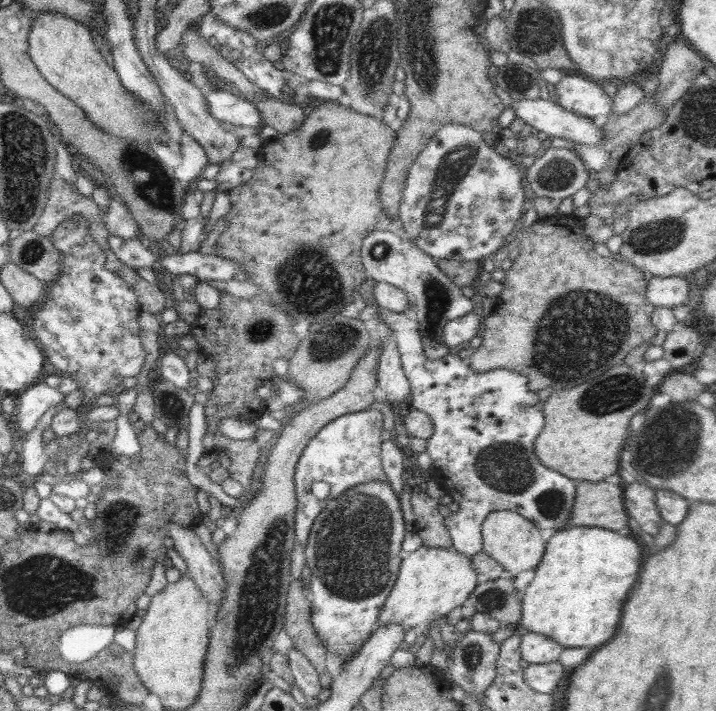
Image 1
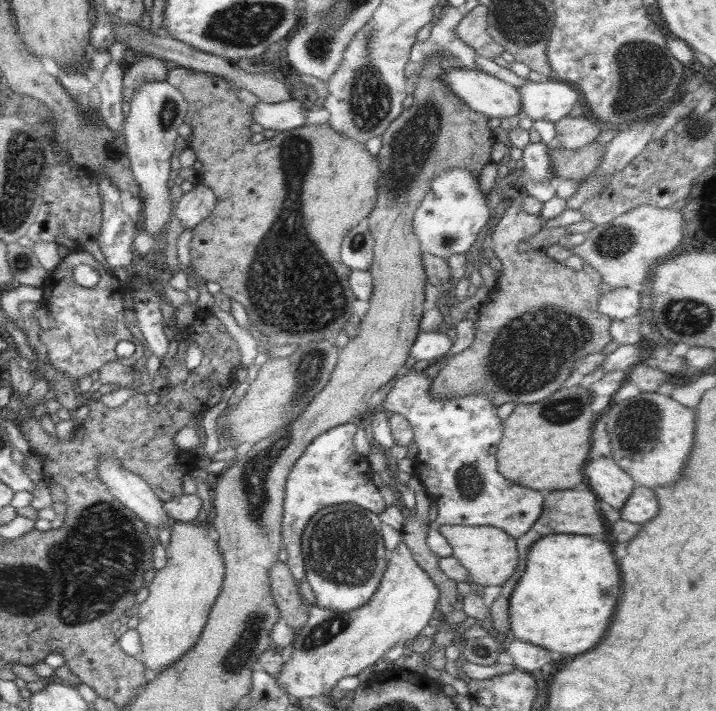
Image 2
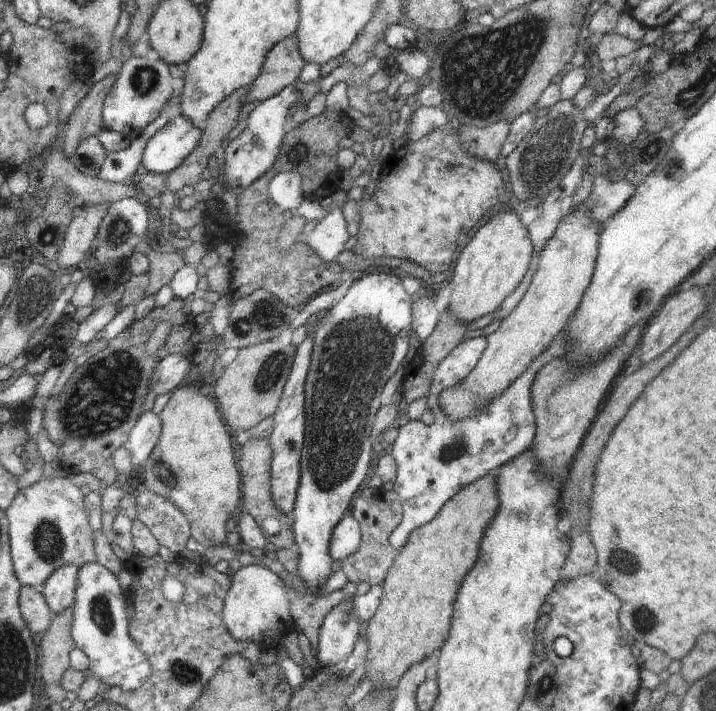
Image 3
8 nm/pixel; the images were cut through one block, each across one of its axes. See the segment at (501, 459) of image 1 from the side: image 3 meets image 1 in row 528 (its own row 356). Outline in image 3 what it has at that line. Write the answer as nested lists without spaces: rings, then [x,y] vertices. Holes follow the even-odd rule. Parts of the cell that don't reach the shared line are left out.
[[[567,326],[563,329],[563,332],[553,341],[553,343],[549,346],[549,348],[540,355],[529,367],[528,370],[525,373],[522,373],[522,376],[519,376],[515,381],[514,384],[511,384],[497,399],[494,399],[491,401],[488,407],[485,409],[482,409],[478,413],[475,413],[473,417],[470,417],[469,419],[464,419],[461,421],[457,421],[456,423],[454,421],[451,421],[446,415],[445,412],[442,412],[442,408],[440,408],[439,403],[439,394],[446,389],[457,387],[457,384],[459,382],[462,382],[469,374],[472,372],[472,369],[477,365],[477,362],[480,360],[481,354],[483,353],[484,349],[484,337],[474,337],[474,338],[468,338],[464,341],[462,341],[450,354],[438,365],[438,368],[436,369],[430,394],[427,396],[427,408],[432,410],[434,414],[434,422],[431,426],[425,425],[421,420],[420,421],[410,421],[405,426],[402,426],[402,428],[398,432],[398,437],[396,438],[395,442],[387,447],[388,452],[394,457],[394,460],[397,464],[397,475],[396,478],[393,480],[394,487],[393,491],[401,498],[401,507],[403,508],[403,517],[401,520],[401,523],[392,531],[392,534],[389,536],[390,544],[392,545],[392,548],[395,551],[401,551],[402,547],[408,542],[410,533],[413,530],[416,530],[418,527],[421,527],[422,525],[428,524],[431,520],[434,520],[434,517],[442,510],[442,507],[446,502],[448,502],[448,499],[451,499],[463,486],[468,486],[470,483],[473,483],[475,480],[481,479],[482,477],[485,477],[489,474],[490,471],[493,471],[500,465],[503,465],[507,460],[513,459],[514,456],[518,456],[521,452],[524,452],[528,447],[530,447],[533,444],[534,437],[536,436],[536,427],[537,422],[533,413],[533,408],[531,407],[531,400],[530,400],[530,387],[532,384],[532,381],[534,380],[535,374],[543,367],[541,365],[541,358],[544,356],[547,351],[548,354],[554,356],[554,357],[562,357],[564,356],[565,352],[567,351],[567,341],[565,340],[565,330],[567,329]]]

